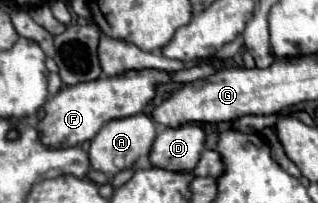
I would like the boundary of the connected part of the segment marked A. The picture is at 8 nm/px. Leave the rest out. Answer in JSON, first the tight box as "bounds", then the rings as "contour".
{"bounds":[90,112,156,176],"contour":[[[142,112],[128,118],[110,120],[102,126],[102,130],[96,134],[96,138],[90,144],[90,164],[94,170],[114,176],[120,170],[126,170],[128,166],[136,166],[140,158],[148,156],[152,150],[154,138],[156,138],[156,122],[150,118],[150,114]]]}

